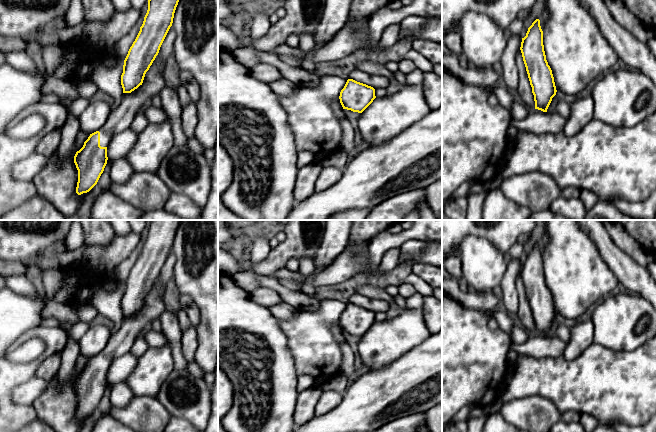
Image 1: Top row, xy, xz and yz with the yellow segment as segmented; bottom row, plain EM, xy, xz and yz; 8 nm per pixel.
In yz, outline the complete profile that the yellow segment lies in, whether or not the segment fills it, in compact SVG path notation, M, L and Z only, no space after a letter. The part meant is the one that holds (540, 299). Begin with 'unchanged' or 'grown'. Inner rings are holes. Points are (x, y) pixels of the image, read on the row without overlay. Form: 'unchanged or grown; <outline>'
grown; M539 243L532 247L522 262L521 271L516 278L516 289L519 302L516 314L518 324L529 334L547 336L557 314L546 284Z

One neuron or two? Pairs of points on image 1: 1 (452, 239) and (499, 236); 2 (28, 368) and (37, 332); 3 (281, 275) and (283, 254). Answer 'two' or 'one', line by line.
1: one
2: one
3: two

